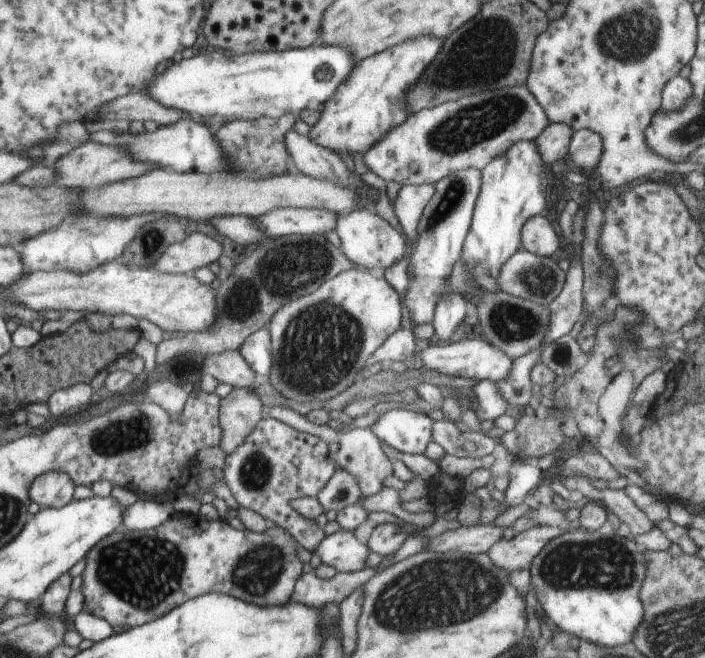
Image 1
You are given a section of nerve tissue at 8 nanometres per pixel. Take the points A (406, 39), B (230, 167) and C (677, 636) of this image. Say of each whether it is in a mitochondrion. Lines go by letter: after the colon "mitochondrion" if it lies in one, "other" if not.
A: other
B: other
C: mitochondrion

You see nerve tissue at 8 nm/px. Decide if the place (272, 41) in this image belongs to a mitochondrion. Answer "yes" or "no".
no

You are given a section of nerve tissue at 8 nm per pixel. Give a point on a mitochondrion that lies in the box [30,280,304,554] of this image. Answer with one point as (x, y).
(132, 431)

